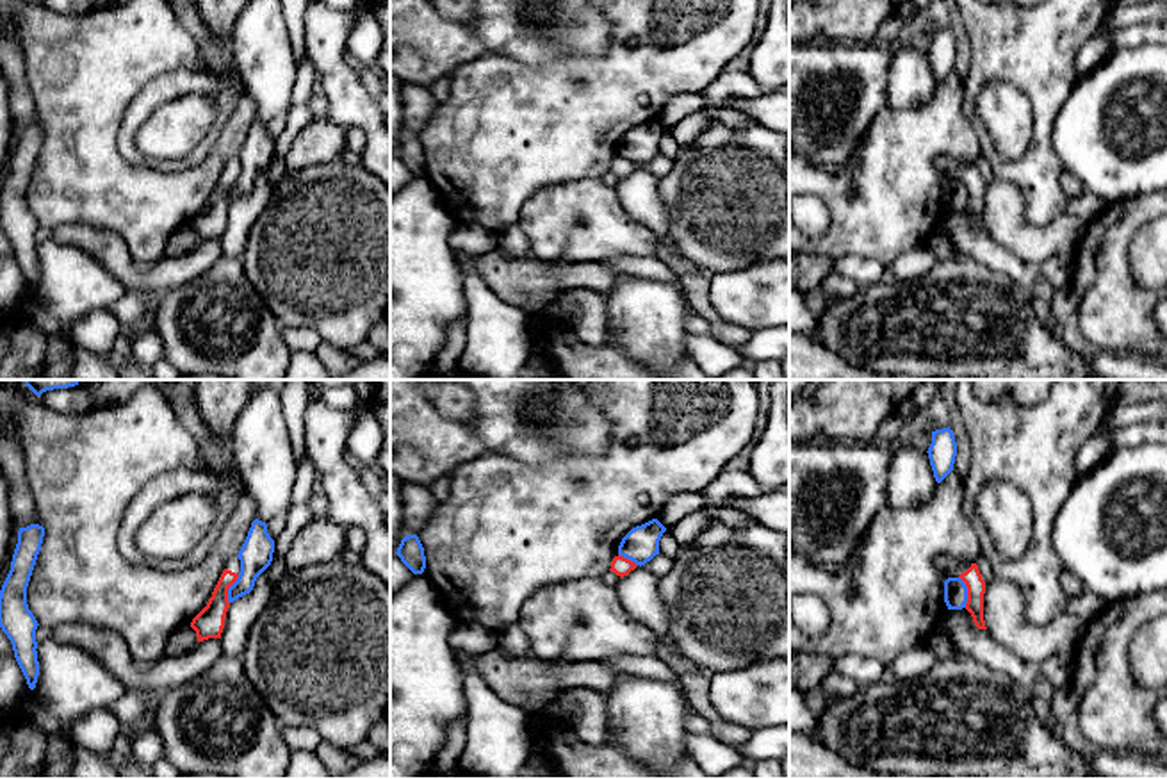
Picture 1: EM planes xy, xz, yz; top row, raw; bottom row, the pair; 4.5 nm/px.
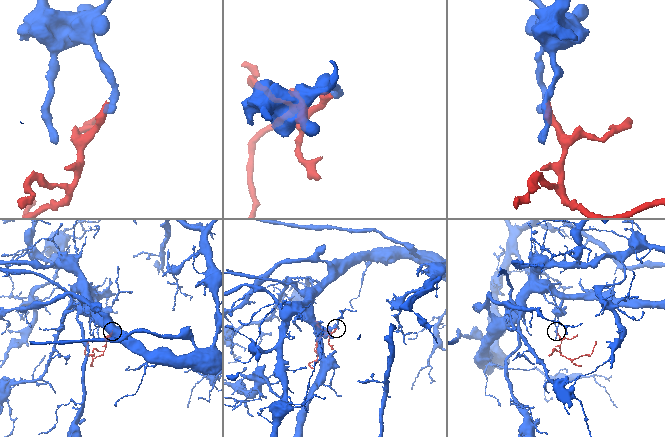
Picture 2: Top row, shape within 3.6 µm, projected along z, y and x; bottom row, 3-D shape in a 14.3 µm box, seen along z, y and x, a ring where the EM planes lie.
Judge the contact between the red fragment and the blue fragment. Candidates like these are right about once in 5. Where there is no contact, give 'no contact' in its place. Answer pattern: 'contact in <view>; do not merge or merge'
contact in yz; do not merge

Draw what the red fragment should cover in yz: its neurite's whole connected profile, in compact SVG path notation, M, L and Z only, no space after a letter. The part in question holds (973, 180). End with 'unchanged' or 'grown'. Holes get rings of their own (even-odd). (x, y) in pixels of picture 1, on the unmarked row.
M937 157L934 160L935 168L951 178L960 178L967 187L966 210L971 214L973 223L978 230L987 230L983 221L983 194L985 182L978 171L976 164L962 164L950 157Z; grown

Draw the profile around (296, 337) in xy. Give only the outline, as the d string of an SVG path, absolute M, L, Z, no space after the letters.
M283 324L282 335L283 335L283 340L289 346L290 353L292 351L314 353L322 340L319 337L319 333L315 330L312 330L310 326Z

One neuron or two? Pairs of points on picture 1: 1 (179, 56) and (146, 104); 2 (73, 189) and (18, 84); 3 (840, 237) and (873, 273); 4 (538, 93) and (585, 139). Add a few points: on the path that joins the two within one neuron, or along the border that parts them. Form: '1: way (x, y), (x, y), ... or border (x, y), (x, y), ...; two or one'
1: border (209, 66), (161, 72), (136, 95); two
2: border (27, 84), (34, 111), (43, 125); two
3: border (836, 261), (845, 257), (873, 257), (886, 268); two
4: way (549, 104), (574, 129); one

